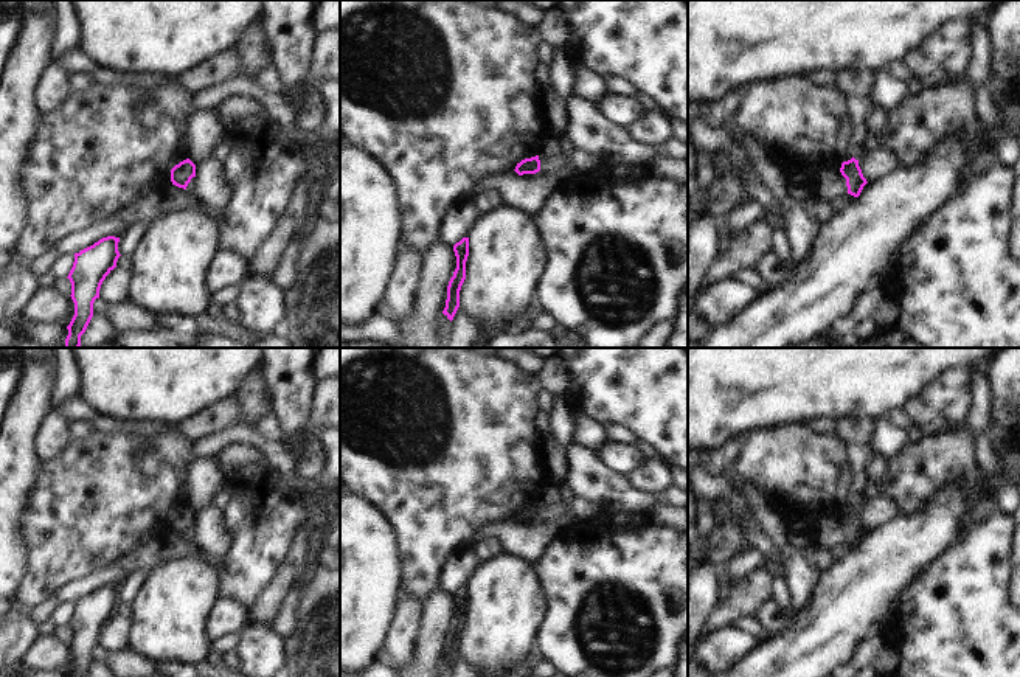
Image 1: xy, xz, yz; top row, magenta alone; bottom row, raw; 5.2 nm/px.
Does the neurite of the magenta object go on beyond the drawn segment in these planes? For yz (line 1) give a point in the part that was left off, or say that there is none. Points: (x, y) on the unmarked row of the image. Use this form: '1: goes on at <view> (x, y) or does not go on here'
1: does not go on here

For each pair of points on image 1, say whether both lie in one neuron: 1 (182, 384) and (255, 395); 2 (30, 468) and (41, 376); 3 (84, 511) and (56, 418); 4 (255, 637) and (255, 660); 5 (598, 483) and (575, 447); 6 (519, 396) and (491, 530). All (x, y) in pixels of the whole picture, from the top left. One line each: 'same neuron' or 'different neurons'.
1: different neurons
2: same neuron
3: different neurons
4: same neuron
5: same neuron
6: different neurons

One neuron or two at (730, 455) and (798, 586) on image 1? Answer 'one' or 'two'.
one

